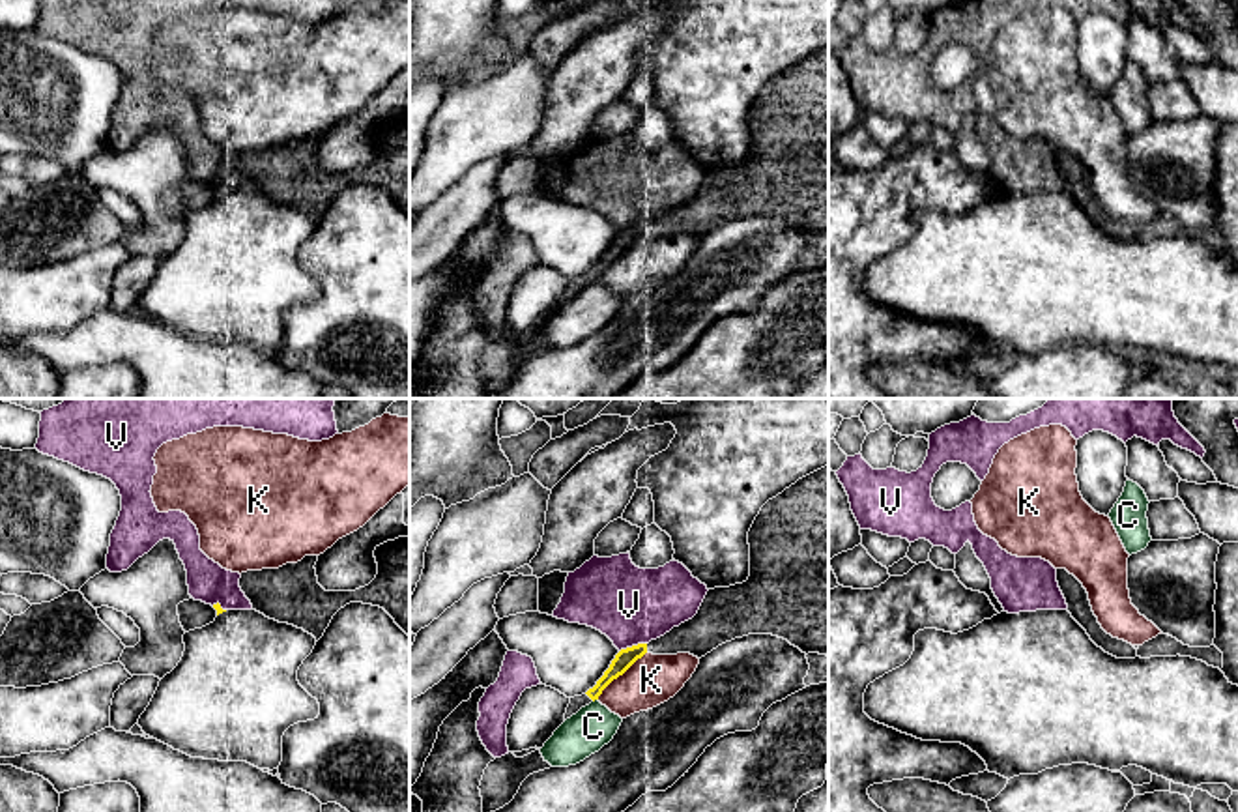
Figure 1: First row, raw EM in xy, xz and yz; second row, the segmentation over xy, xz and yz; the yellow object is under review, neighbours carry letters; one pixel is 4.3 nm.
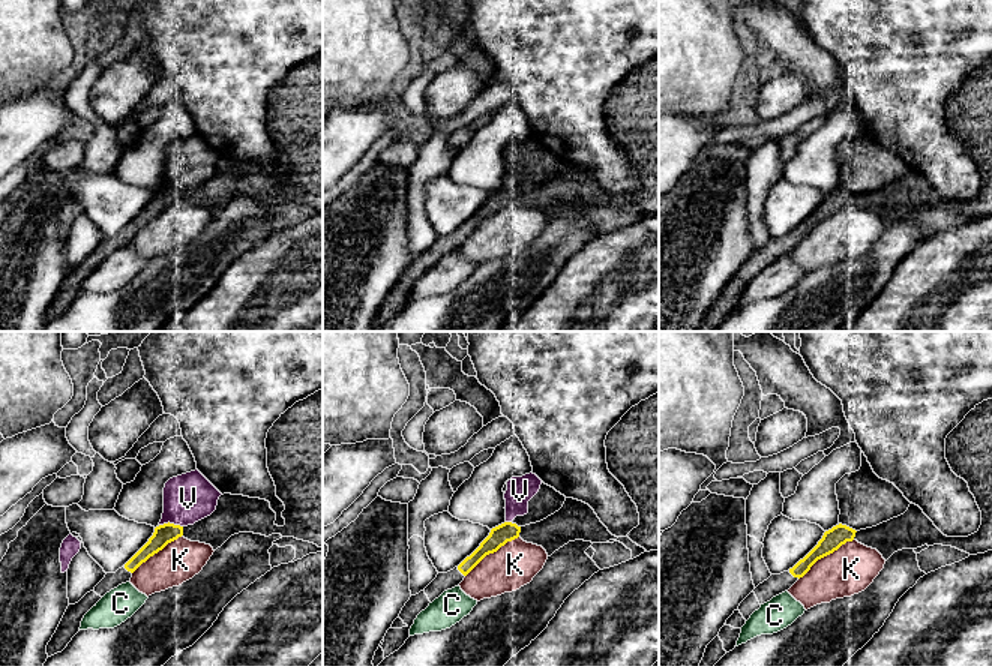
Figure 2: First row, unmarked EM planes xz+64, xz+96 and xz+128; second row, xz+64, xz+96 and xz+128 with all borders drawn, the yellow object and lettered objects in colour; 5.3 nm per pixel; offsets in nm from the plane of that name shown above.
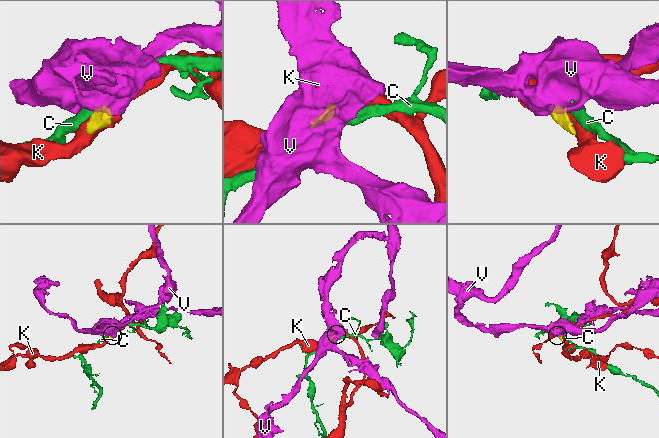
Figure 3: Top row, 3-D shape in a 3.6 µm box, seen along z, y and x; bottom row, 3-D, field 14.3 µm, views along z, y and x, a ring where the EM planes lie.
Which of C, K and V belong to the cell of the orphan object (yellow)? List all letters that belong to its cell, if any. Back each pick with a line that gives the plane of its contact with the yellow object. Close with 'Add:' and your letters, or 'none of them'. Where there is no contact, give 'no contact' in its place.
Add: none of them

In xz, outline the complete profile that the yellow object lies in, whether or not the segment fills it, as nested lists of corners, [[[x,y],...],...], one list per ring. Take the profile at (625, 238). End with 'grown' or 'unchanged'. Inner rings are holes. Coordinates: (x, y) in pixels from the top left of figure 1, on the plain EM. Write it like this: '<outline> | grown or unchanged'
[[[828,47],[799,60],[769,80],[750,112],[750,157],[742,165],[709,170],[698,195],[649,225],[621,230],[610,249],[582,277],[570,279],[565,301],[598,281],[602,271],[645,234],[705,238],[718,226],[748,215],[772,215],[802,234],[828,238]]] | grown

